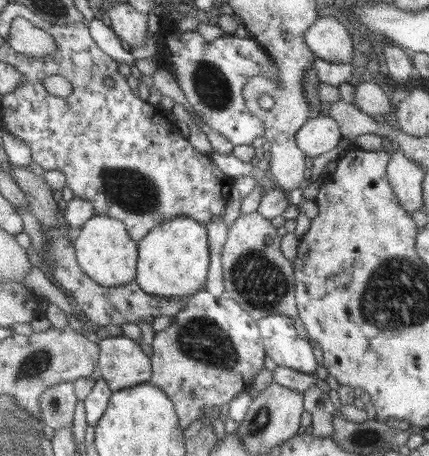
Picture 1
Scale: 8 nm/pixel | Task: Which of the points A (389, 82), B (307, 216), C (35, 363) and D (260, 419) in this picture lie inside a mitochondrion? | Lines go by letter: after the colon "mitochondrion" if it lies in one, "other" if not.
A: other
B: other
C: mitochondrion
D: mitochondrion

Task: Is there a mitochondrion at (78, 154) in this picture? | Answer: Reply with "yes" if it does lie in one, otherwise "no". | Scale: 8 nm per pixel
no

